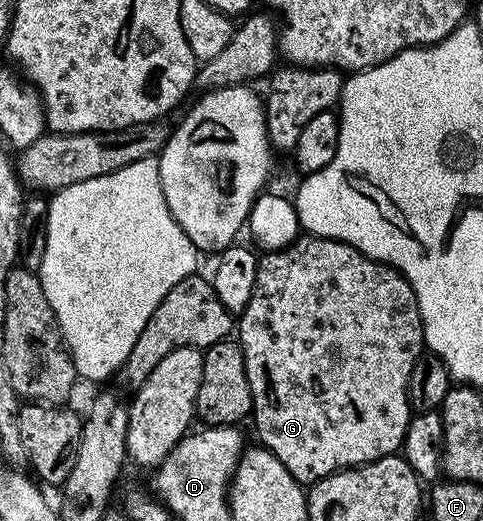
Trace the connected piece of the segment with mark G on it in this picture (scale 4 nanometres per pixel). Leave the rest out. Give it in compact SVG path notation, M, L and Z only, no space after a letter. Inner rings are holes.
M310 234L300 235L287 248L267 250L259 256L253 298L249 298L249 306L245 306L238 317L237 339L243 347L245 374L249 378L251 391L251 411L253 421L255 420L255 432L259 435L258 443L274 454L281 466L285 466L285 470L293 474L297 483L310 486L329 474L341 472L345 468L360 468L362 464L368 464L382 456L396 455L402 449L405 430L413 415L411 402L407 398L409 378L413 374L413 366L424 355L425 345L417 294L413 294L413 286L409 286L409 282L397 268L390 268L379 260L371 260L361 254L361 250L340 240Z

